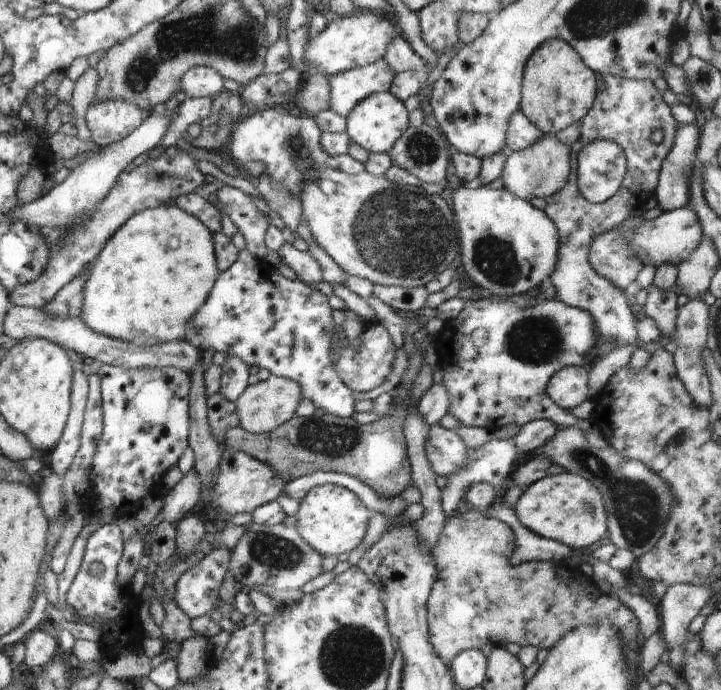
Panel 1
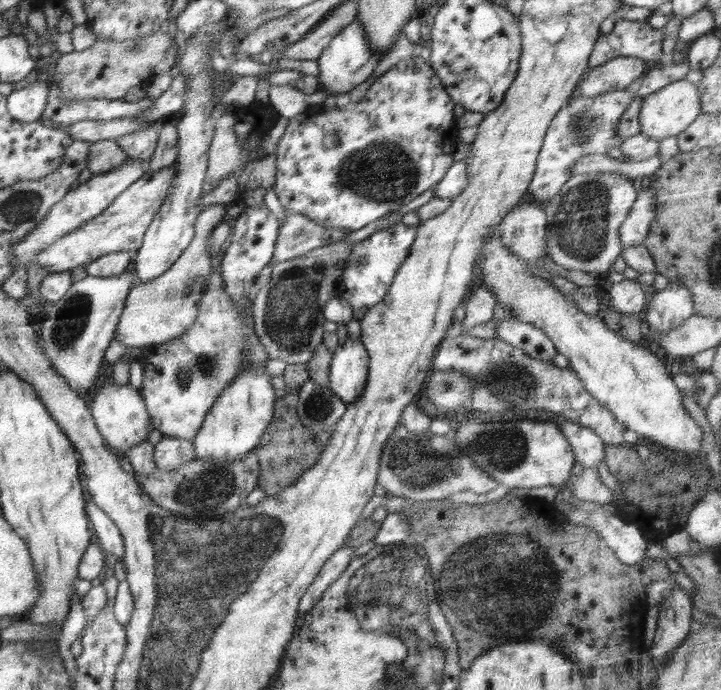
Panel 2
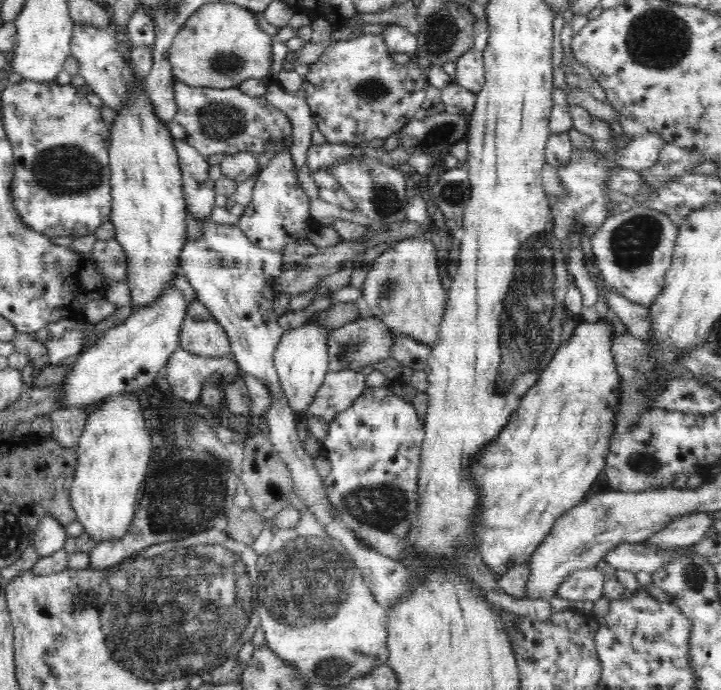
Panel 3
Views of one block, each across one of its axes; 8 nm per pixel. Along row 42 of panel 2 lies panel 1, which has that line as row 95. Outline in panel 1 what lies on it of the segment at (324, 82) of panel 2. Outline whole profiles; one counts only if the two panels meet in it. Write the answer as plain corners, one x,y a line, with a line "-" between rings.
380,59
376,63
330,77
330,109
348,117
354,106
378,92
389,92
395,73

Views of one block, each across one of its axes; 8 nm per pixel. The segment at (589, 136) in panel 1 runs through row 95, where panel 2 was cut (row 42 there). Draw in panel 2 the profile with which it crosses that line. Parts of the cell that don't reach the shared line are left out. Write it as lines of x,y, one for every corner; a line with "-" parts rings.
614,18
614,27
610,33
599,34
594,46
588,68
600,66
618,56
639,57
646,62
666,64
661,50
662,31
653,28
647,21
630,21

